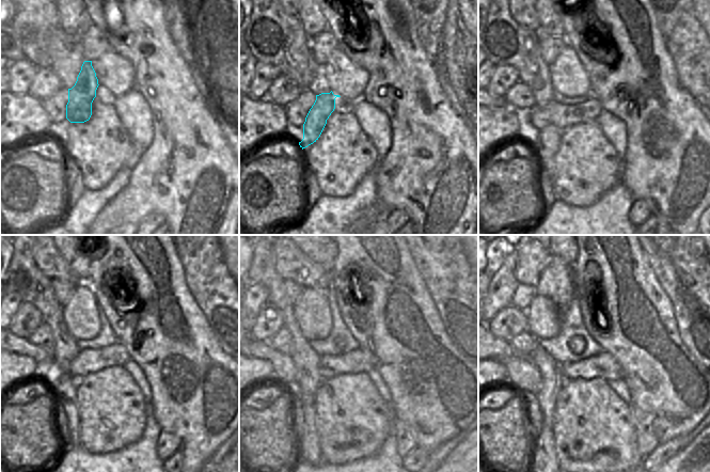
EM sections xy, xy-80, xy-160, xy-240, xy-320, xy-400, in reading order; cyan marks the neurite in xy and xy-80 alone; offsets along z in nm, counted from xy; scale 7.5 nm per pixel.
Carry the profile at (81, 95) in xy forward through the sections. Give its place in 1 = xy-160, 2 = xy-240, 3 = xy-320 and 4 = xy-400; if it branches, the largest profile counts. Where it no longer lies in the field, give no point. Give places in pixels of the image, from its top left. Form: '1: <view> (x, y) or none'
1: xy-160 (546, 145)
2: xy-240 (64, 386)
3: xy-320 (308, 442)
4: xy-400 (543, 449)

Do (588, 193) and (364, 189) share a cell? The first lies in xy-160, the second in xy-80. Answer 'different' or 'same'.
different

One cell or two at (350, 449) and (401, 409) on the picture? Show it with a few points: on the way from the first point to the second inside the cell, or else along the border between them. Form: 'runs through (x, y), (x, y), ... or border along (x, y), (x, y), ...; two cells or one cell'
border along (389, 404), (393, 419); two cells

